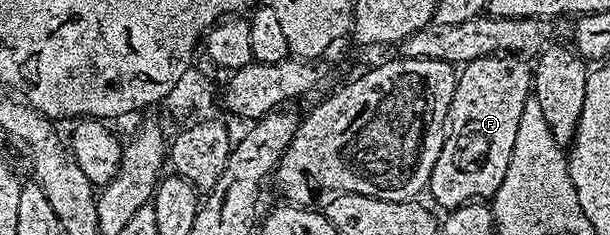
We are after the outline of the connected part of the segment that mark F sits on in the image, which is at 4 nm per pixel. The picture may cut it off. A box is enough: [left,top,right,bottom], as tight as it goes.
[429,55,533,211]

